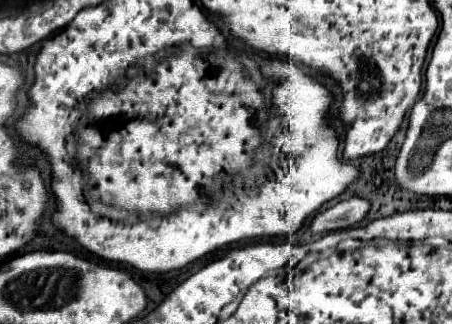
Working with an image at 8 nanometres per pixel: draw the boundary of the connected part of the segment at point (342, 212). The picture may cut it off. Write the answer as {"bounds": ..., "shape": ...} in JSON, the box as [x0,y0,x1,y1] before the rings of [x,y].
{"bounds":[310,197,370,233],"shape":[[[350,197],[346,201],[336,203],[334,207],[328,207],[326,211],[318,213],[312,221],[310,231],[328,233],[328,231],[354,227],[356,223],[360,223],[366,217],[368,211],[370,211],[370,201],[360,199],[360,197]]]}

